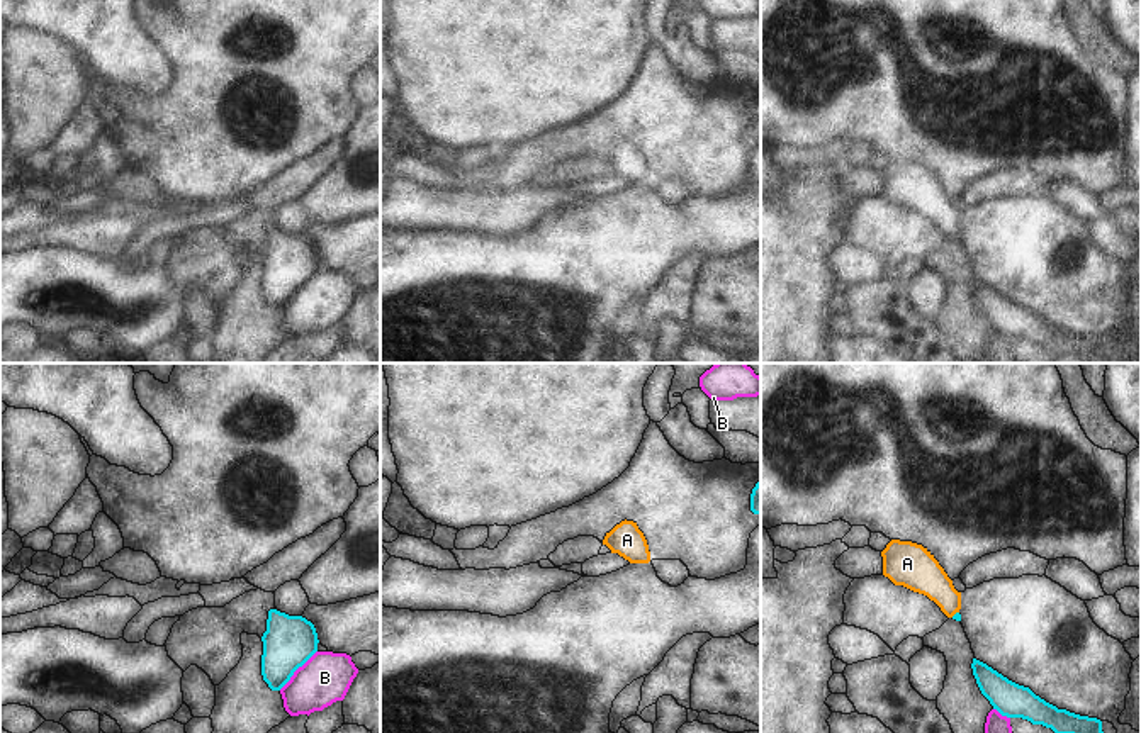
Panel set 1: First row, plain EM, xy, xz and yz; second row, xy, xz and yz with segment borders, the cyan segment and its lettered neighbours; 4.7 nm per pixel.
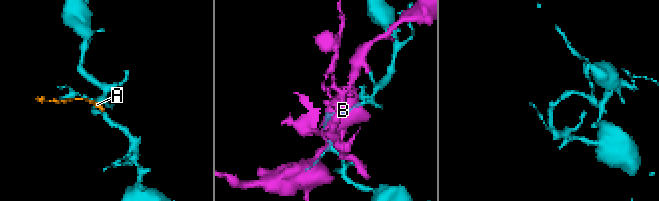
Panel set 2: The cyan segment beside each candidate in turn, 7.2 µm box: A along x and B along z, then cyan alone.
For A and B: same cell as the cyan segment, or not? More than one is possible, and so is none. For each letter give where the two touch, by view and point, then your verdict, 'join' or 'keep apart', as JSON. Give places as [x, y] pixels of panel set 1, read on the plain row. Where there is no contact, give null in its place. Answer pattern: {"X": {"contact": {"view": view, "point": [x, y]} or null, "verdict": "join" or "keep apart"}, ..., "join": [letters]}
{"A": {"contact": {"view": "yz", "point": [956, 233]}, "verdict": "join"}, "B": {"contact": {"view": "xy", "point": [296, 289]}, "verdict": "keep apart"}, "join": ["A"]}

